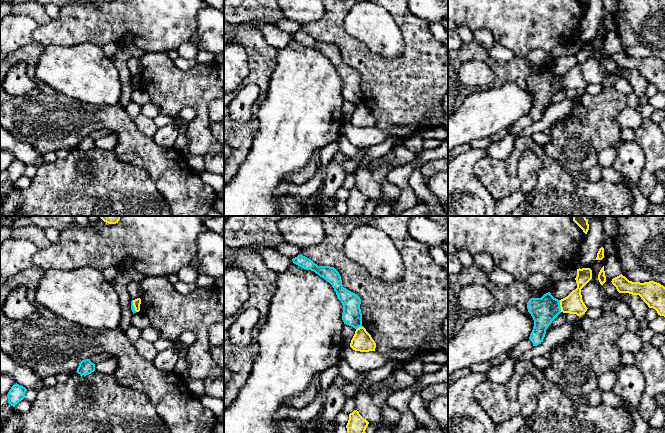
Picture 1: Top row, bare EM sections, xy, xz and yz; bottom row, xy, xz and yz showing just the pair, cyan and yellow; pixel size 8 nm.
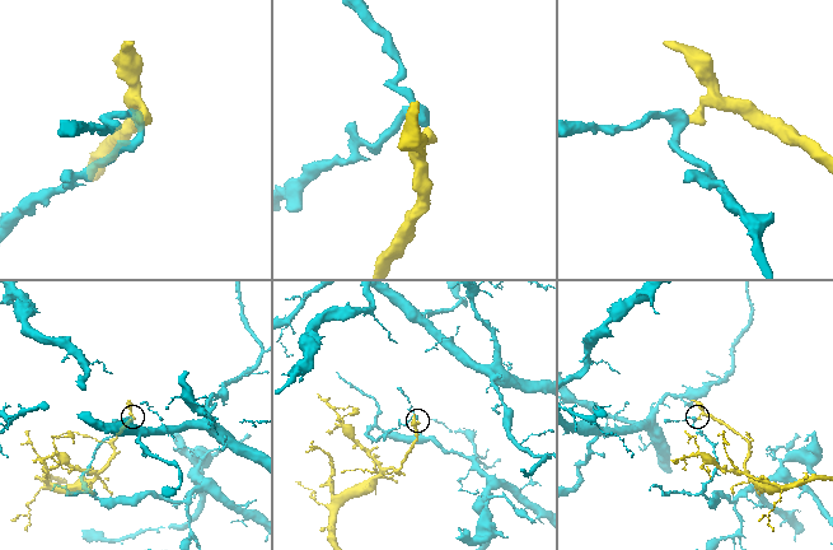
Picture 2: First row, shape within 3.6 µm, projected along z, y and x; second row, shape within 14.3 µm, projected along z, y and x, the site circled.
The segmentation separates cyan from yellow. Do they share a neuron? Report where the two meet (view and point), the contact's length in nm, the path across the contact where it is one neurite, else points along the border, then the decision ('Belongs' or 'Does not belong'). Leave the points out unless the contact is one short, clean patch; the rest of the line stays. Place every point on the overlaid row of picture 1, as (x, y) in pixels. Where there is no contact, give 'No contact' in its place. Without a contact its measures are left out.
Touches cyan at yz (559, 306). Shared border 100 nm. Boundary: yz (559, 300), (561, 311). Does not belong

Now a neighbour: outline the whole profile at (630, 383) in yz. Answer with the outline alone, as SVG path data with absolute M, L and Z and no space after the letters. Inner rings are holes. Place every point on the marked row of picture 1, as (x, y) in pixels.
M635 364L619 365L615 372L617 380L613 392L624 400L625 404L622 408L625 410L629 407L638 409L645 388L643 373Z

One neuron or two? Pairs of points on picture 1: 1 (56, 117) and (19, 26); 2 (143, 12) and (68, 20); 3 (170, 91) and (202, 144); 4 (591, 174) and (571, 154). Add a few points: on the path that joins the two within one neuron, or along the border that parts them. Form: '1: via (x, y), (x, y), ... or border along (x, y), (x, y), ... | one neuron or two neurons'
1: border along (33, 41), (19, 47), (10, 54) | two neurons
2: via (124, 19), (87, 20) | one neuron
3: via (186, 95), (201, 110), (201, 128) | one neuron
4: via (586, 169), (576, 159) | one neuron

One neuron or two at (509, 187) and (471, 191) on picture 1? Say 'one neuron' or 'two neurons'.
two neurons

